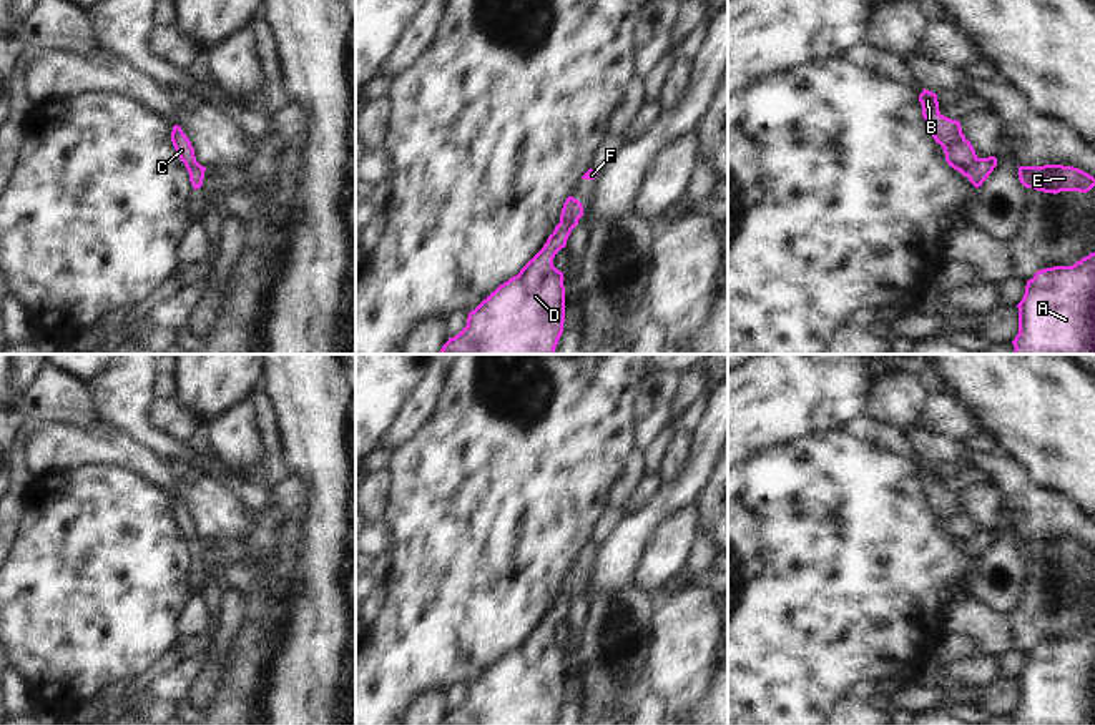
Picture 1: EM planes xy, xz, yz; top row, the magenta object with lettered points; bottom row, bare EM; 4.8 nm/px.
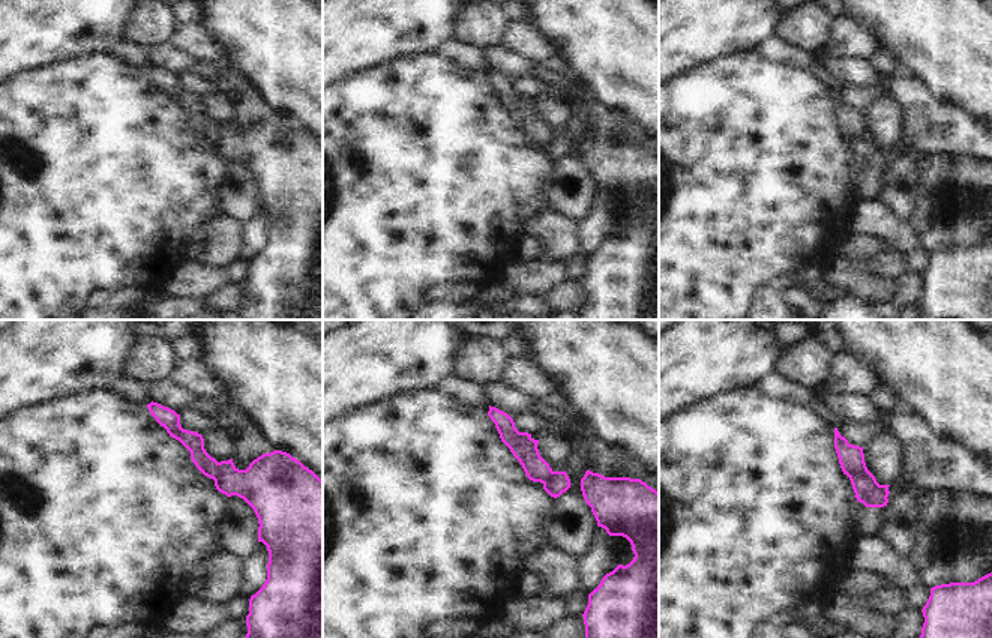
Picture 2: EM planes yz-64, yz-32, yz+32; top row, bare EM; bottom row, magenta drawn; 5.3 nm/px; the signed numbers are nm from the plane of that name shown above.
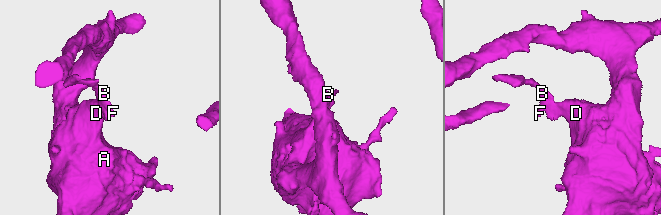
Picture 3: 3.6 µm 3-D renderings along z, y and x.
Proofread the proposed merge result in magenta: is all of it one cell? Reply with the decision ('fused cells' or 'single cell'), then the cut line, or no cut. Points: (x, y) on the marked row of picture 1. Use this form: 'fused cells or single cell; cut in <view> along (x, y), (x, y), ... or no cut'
single cell; no cut

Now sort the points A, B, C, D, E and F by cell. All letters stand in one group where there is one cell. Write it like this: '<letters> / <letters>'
A B C D E F

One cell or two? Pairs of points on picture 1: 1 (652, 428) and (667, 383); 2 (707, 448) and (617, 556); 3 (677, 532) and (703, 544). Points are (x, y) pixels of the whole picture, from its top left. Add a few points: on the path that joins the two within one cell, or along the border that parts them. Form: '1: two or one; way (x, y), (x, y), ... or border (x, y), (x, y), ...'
1: one; way (652, 416), (652, 404), (662, 394)
2: one; way (693, 474), (638, 529)
3: two; border (698, 526), (687, 562), (677, 574)

